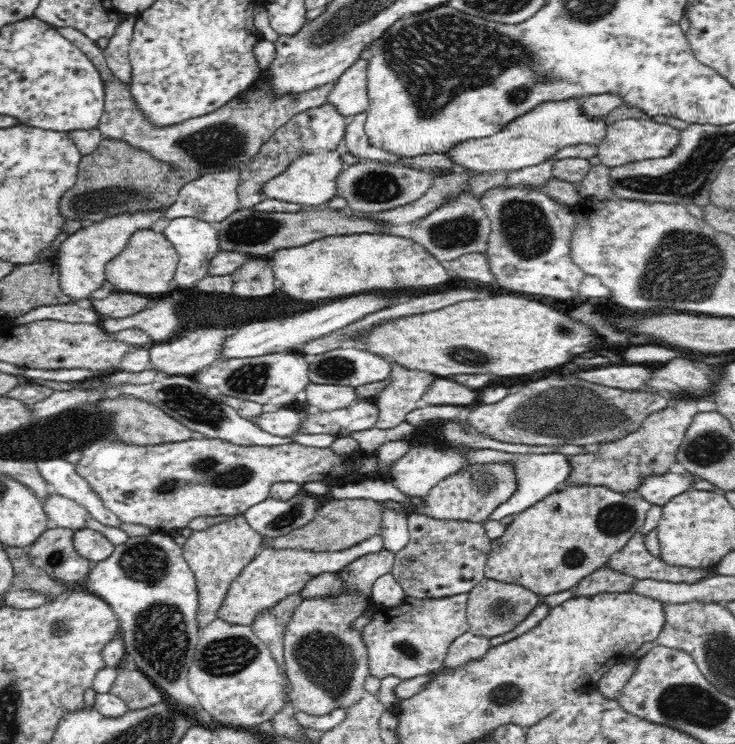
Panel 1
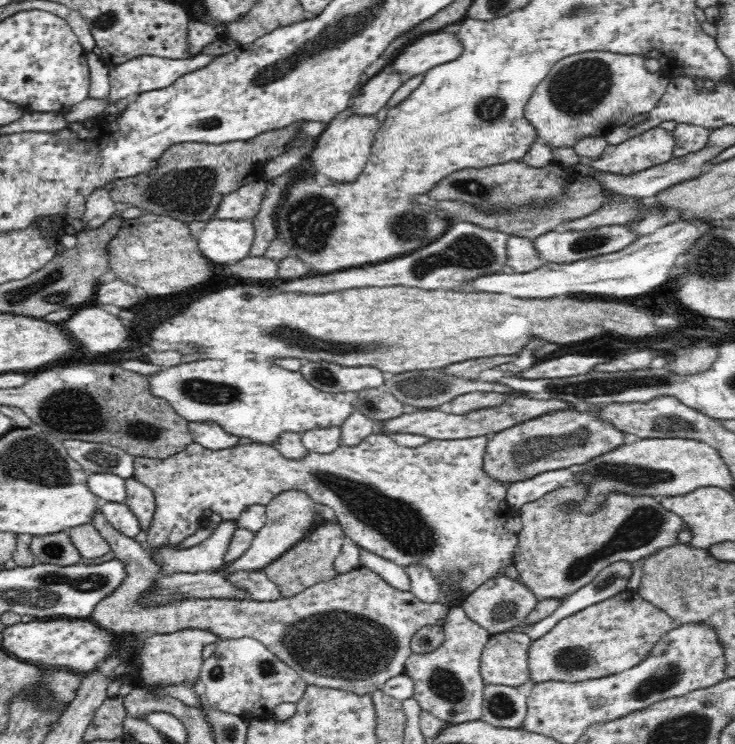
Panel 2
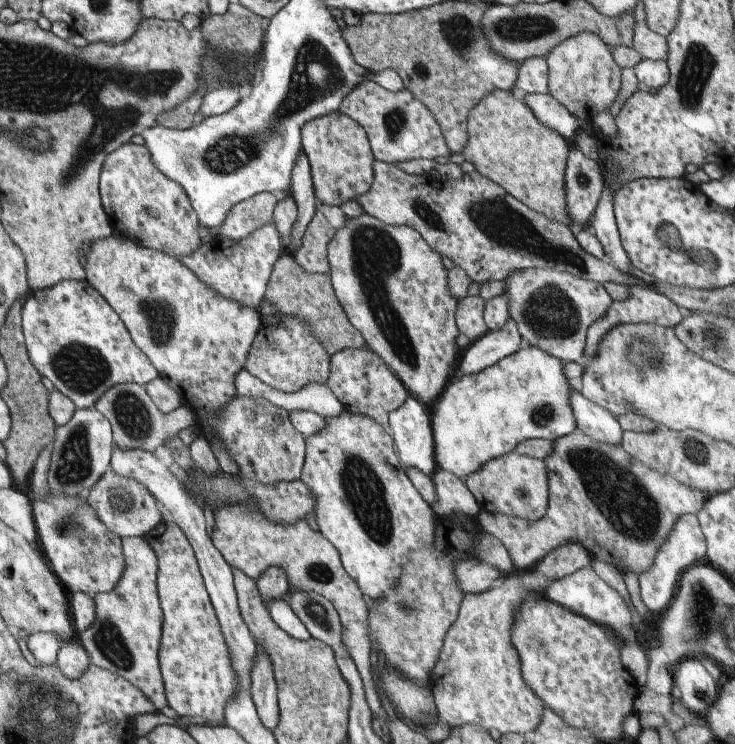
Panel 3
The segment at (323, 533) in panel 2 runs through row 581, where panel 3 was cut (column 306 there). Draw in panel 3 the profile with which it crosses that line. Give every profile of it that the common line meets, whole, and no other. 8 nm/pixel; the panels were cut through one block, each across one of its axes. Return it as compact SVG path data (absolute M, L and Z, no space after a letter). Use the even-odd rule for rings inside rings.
M282 252L273 264L264 297L277 308L279 314L302 321L329 357L345 348L365 347L359 332L351 327L336 300L329 275L307 273L295 263L289 253Z

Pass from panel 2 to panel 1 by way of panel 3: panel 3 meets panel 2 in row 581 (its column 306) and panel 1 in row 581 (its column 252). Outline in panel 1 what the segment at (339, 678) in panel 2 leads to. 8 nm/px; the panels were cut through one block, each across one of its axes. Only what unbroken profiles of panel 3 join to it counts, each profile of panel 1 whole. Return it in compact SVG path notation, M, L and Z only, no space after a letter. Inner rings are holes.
M382 549L380 552L370 552L370 554L360 556L353 560L348 566L339 570L337 576L340 578L343 588L336 594L330 596L320 596L318 598L304 598L300 604L292 610L290 619L286 622L283 634L284 641L284 668L292 688L292 702L297 710L305 712L311 716L325 716L336 709L345 709L352 706L356 701L362 700L365 682L369 671L369 656L362 631L354 627L354 621L374 605L372 602L372 588L374 582L392 573L395 563L395 554Z

